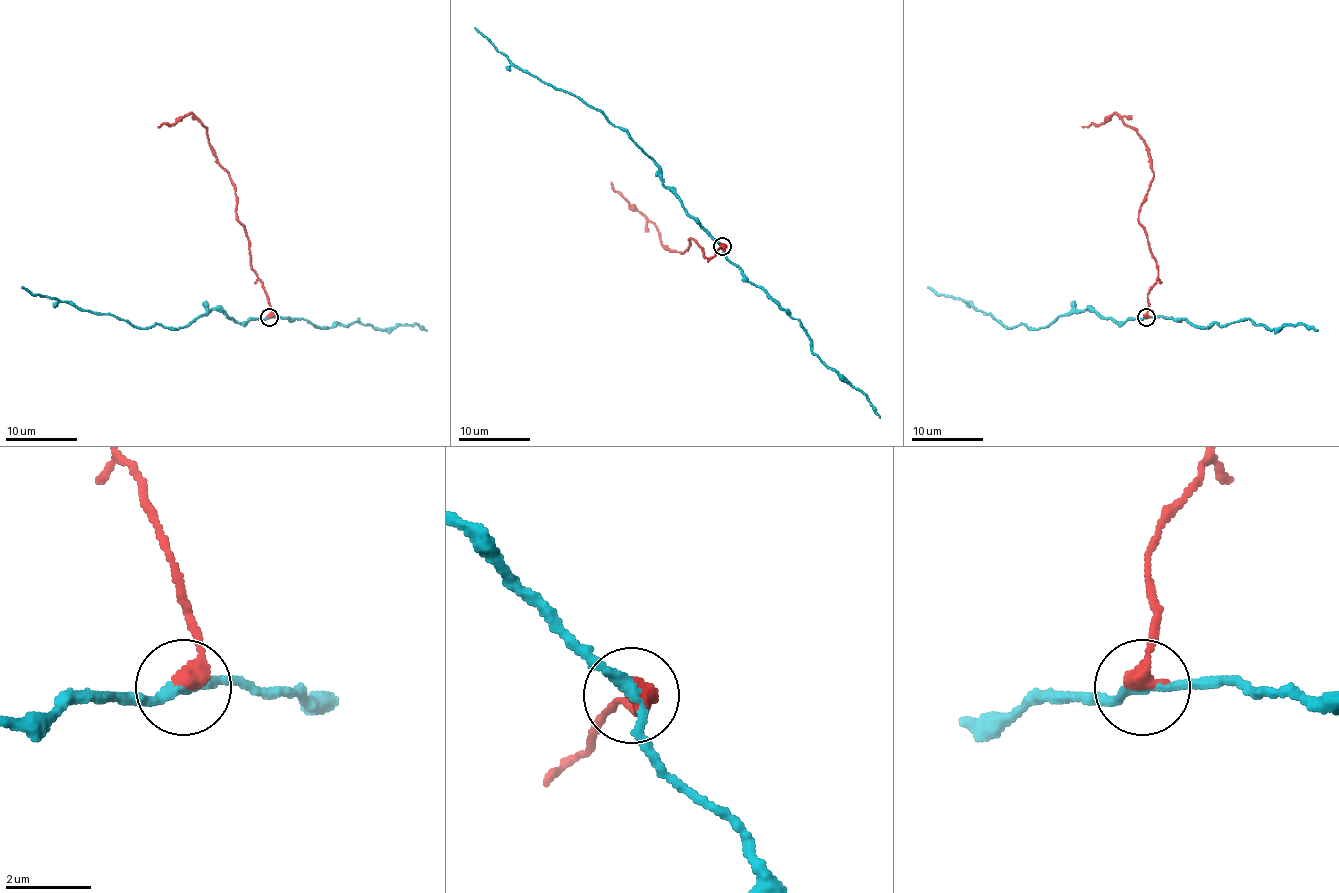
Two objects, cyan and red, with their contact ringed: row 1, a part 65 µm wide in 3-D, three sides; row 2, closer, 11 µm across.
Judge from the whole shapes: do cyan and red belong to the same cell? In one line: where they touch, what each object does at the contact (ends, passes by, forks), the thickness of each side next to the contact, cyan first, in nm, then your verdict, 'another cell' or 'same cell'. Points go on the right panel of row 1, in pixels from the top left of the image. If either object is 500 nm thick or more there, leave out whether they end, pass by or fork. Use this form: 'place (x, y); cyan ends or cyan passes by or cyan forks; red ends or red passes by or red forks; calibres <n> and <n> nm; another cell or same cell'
place (1146, 317); cyan passes by; red ends; calibres 200 and 460 nm; another cell

